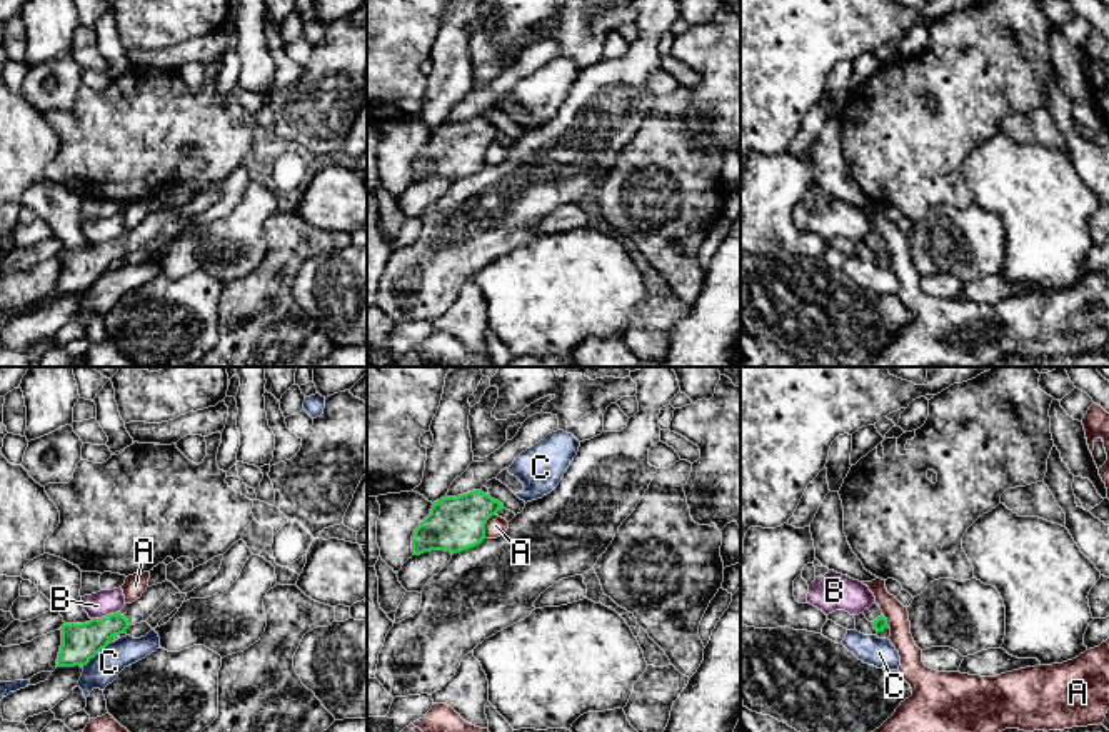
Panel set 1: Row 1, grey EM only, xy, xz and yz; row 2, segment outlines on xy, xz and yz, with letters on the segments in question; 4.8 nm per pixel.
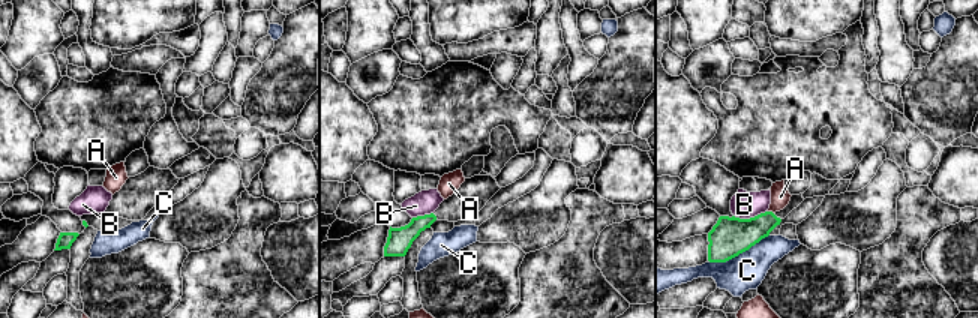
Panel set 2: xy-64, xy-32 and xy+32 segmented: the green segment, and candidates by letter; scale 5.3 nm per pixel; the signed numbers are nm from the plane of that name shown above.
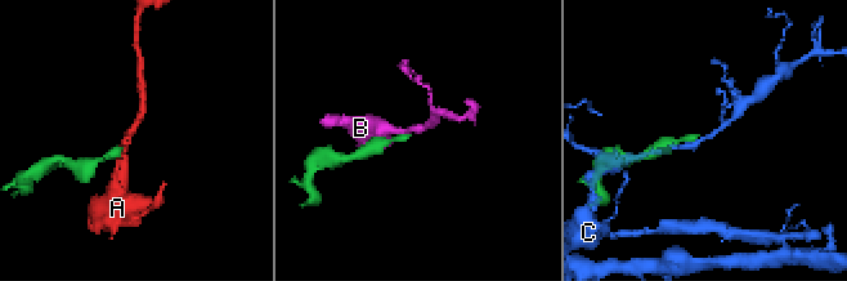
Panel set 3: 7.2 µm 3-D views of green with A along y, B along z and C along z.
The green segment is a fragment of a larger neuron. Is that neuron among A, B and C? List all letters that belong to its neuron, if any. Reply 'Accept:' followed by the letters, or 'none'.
Accept: none

